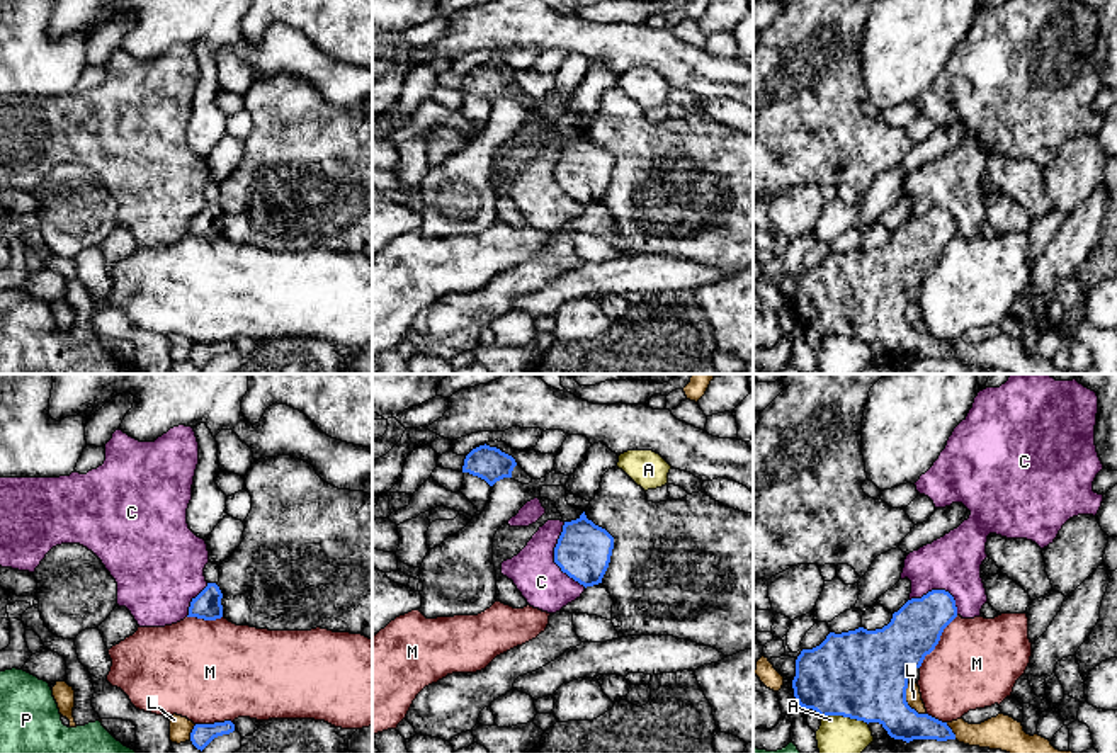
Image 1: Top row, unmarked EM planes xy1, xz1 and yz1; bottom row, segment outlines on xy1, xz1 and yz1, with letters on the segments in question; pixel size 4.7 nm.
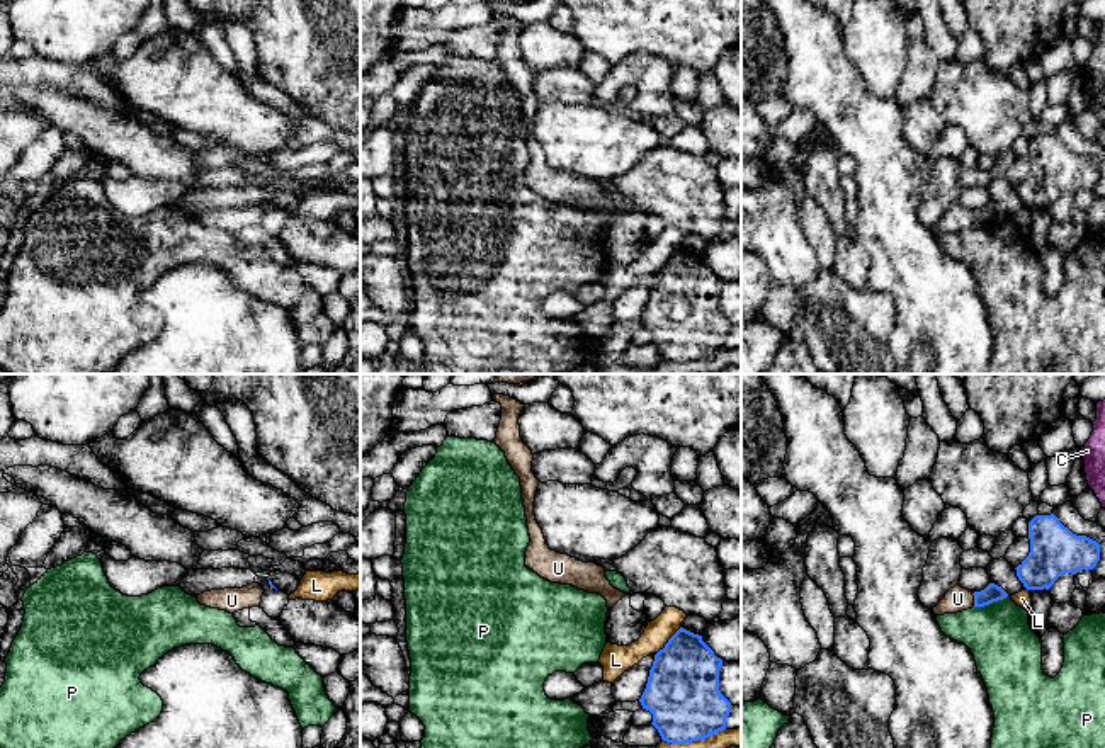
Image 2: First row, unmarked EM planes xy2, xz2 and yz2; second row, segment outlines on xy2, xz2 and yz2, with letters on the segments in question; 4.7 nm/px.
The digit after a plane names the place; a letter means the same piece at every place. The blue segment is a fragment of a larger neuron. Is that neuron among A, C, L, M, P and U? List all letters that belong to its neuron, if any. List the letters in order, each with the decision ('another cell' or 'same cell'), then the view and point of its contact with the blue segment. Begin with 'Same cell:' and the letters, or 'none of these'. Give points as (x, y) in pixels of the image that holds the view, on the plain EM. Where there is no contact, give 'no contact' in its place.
Same cell: U
A: another cell; contact yz1 (845, 335)
C: another cell; contact xz1 (555, 177)
L: another cell; contact yz1 (907, 322)
M: another cell; contact yz1 (939, 259)
P: another cell; contact yz2 (990, 221)
U: same cell; contact yz2 (974, 220)

